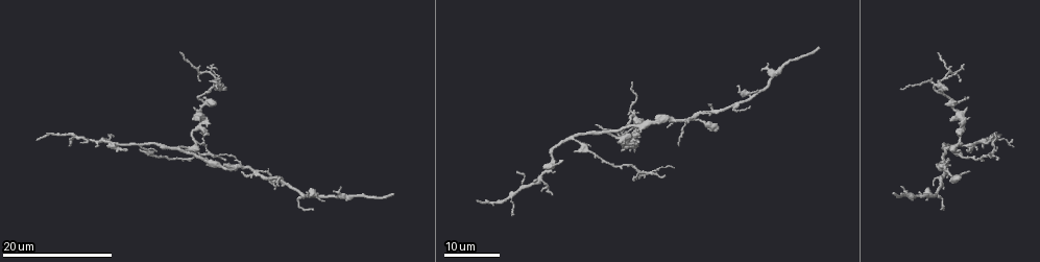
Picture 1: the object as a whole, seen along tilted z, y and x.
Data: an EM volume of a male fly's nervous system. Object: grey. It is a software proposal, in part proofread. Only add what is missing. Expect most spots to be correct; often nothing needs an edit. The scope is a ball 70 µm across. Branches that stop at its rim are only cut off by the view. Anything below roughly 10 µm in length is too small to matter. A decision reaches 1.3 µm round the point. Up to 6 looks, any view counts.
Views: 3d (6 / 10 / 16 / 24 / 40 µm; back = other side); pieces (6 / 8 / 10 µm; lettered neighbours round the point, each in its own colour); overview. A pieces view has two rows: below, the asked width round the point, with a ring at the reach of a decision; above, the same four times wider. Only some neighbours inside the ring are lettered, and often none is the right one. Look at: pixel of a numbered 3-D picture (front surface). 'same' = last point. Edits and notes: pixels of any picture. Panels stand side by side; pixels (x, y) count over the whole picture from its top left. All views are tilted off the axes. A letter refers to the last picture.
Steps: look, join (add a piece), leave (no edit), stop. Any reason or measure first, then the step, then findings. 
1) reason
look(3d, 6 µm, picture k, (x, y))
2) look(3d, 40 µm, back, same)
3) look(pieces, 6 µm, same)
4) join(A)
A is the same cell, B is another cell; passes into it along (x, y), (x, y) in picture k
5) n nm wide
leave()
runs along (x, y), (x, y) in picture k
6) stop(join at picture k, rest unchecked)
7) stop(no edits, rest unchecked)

an open end
look(3d, 16 µm, picture 1, (224, 88))

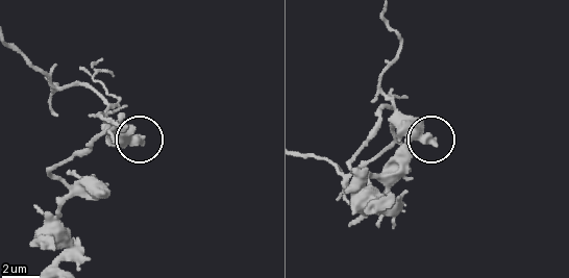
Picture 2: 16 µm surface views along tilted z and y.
look(pieces, 6 µm, picture 2, (433, 144))

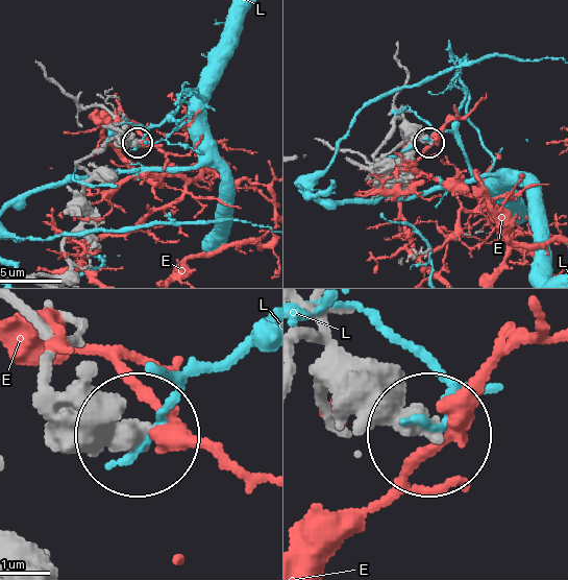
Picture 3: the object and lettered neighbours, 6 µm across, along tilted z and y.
leave()
E and L are other cells; no lettered piece goes on from it

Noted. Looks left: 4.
an open end
look(3d, 16 µm, picture 1, (202, 97))

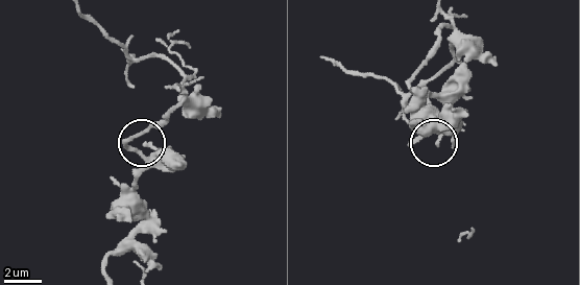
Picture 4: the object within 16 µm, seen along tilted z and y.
look(pieces, 6 µm, picture 4, (437, 144))

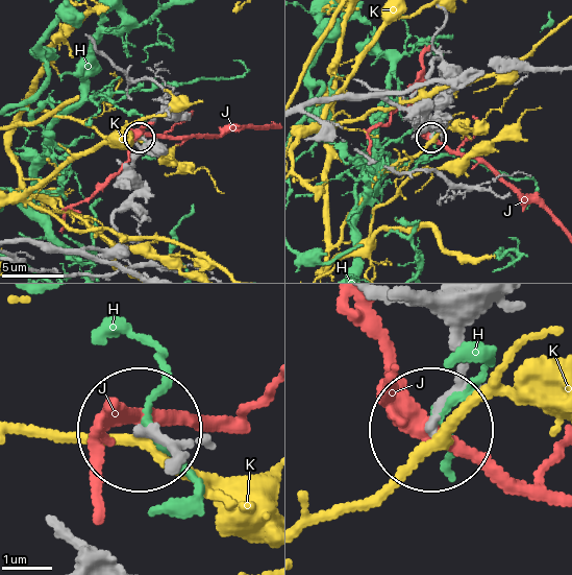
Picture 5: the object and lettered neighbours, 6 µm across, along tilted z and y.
leave()
H, J and K are other cells; runs along (421, 306), (463, 377), (437, 423) in picture 5; none of them fits

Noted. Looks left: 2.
free end
look(3d, 16 µm, picture 1, (718, 130))

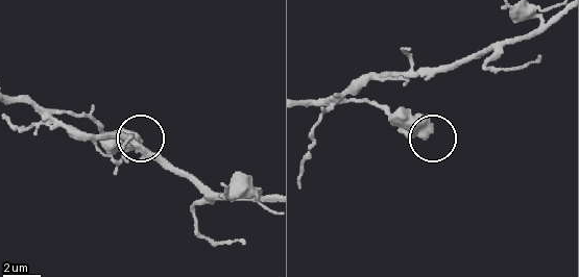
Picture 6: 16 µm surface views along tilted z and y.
what lies round it
look(pieces, 8 µm, picture 6, (428, 129))

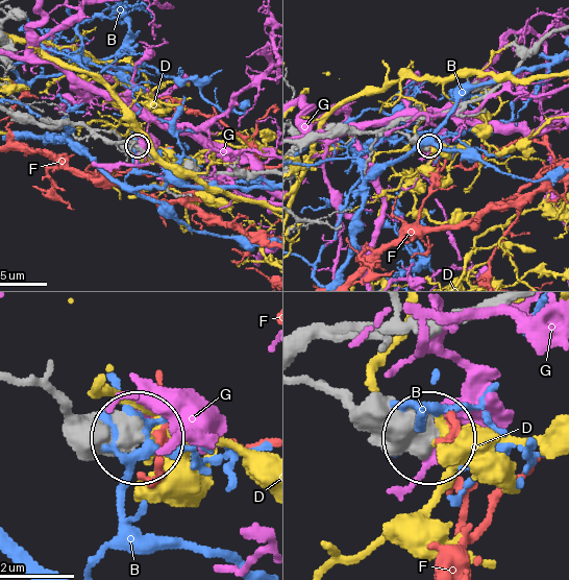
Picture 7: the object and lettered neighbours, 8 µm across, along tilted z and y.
leave()
B, D, F and G are other cells; runs along (15, 380), (51, 389), (133, 439) in picture 7; no lettered piece goes on from it

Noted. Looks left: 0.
stop(no edits, rest unchecked)

